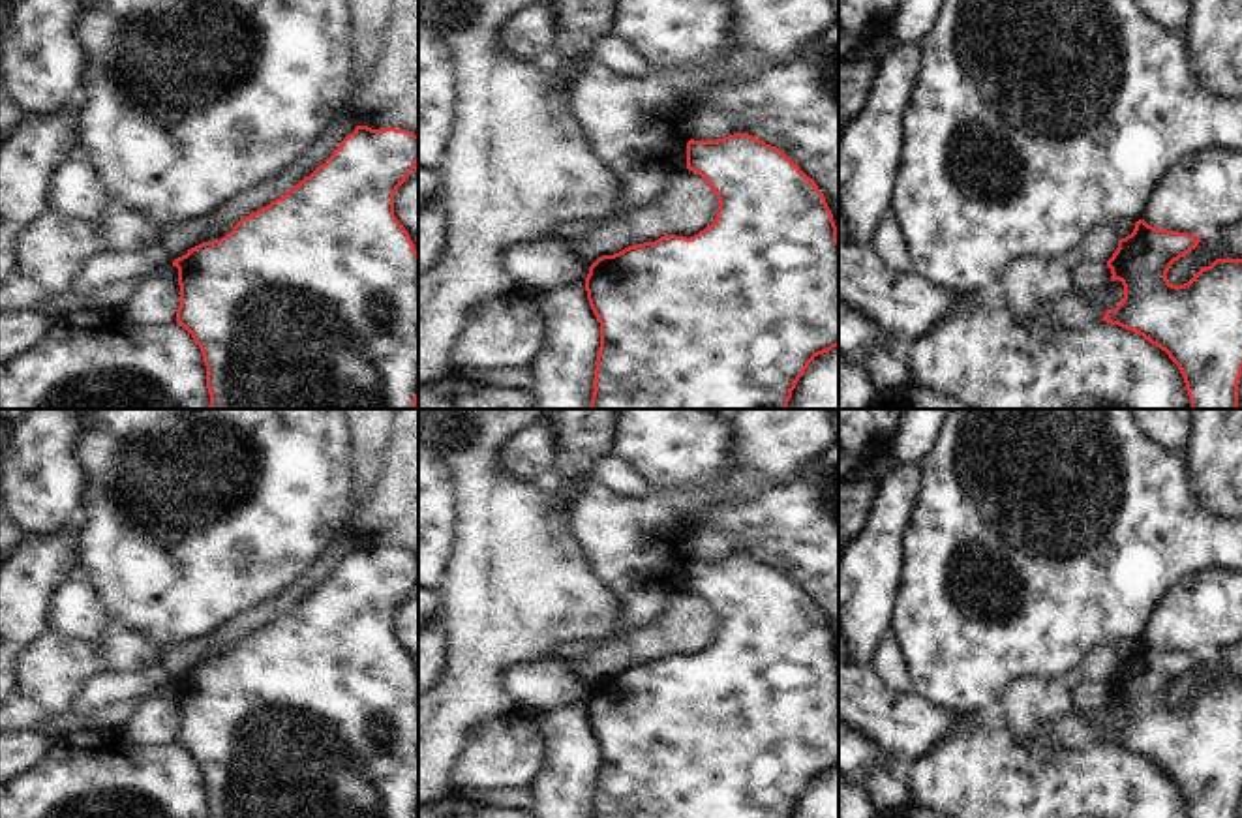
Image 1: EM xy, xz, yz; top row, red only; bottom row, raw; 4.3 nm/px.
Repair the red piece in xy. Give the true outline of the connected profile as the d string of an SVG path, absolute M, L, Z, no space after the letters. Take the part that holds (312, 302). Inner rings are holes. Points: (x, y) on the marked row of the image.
M356 126L332 156L283 197L242 218L229 235L203 242L173 261L178 268L176 323L186 328L206 366L208 409L417 409L418 400L418 253L394 216L394 195L418 163L418 135L409 129Z

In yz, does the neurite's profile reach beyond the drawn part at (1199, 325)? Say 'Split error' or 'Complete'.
Complete.

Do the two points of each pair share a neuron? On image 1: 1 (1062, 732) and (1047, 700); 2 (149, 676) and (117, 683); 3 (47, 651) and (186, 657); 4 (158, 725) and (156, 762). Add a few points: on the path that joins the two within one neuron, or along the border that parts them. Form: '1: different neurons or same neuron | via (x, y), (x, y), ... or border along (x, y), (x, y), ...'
1: different neurons | border along (1075, 708), (1051, 723), (1030, 751)
2: same neuron | via (141, 683), (124, 683)
3: different neurons | border along (166, 648), (156, 665)
4: different neurons | border along (119, 730), (126, 742), (147, 747), (175, 740)

